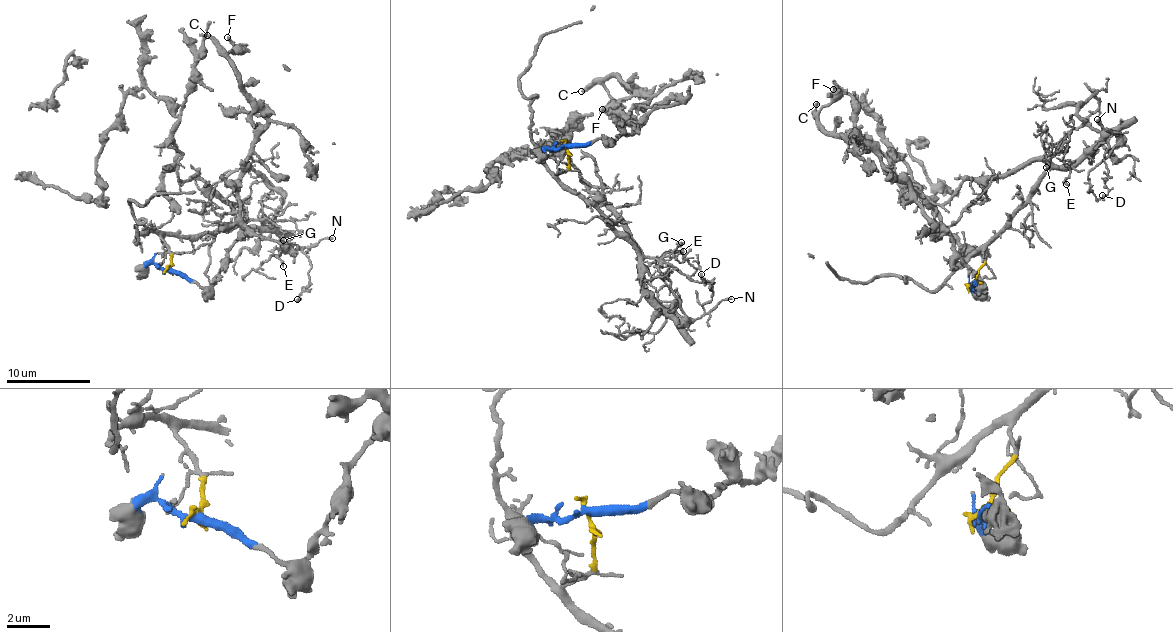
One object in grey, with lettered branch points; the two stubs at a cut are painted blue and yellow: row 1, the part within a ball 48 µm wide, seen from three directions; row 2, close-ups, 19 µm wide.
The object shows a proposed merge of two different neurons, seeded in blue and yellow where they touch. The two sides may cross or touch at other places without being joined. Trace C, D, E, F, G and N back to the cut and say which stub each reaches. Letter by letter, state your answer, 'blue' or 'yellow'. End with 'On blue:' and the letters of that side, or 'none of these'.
C: blue
D: yellow
E: yellow
F: blue
G: yellow
N: yellow
On blue: C, F

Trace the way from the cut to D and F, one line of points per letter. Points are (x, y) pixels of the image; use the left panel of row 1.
D: (169, 267), (165, 234), (198, 237), (241, 223), (241, 235), (259, 229), (304, 248), (309, 287), (297, 299)
F: (169, 269), (200, 287), (213, 282), (240, 230), (238, 177), (267, 121), (227, 37)

